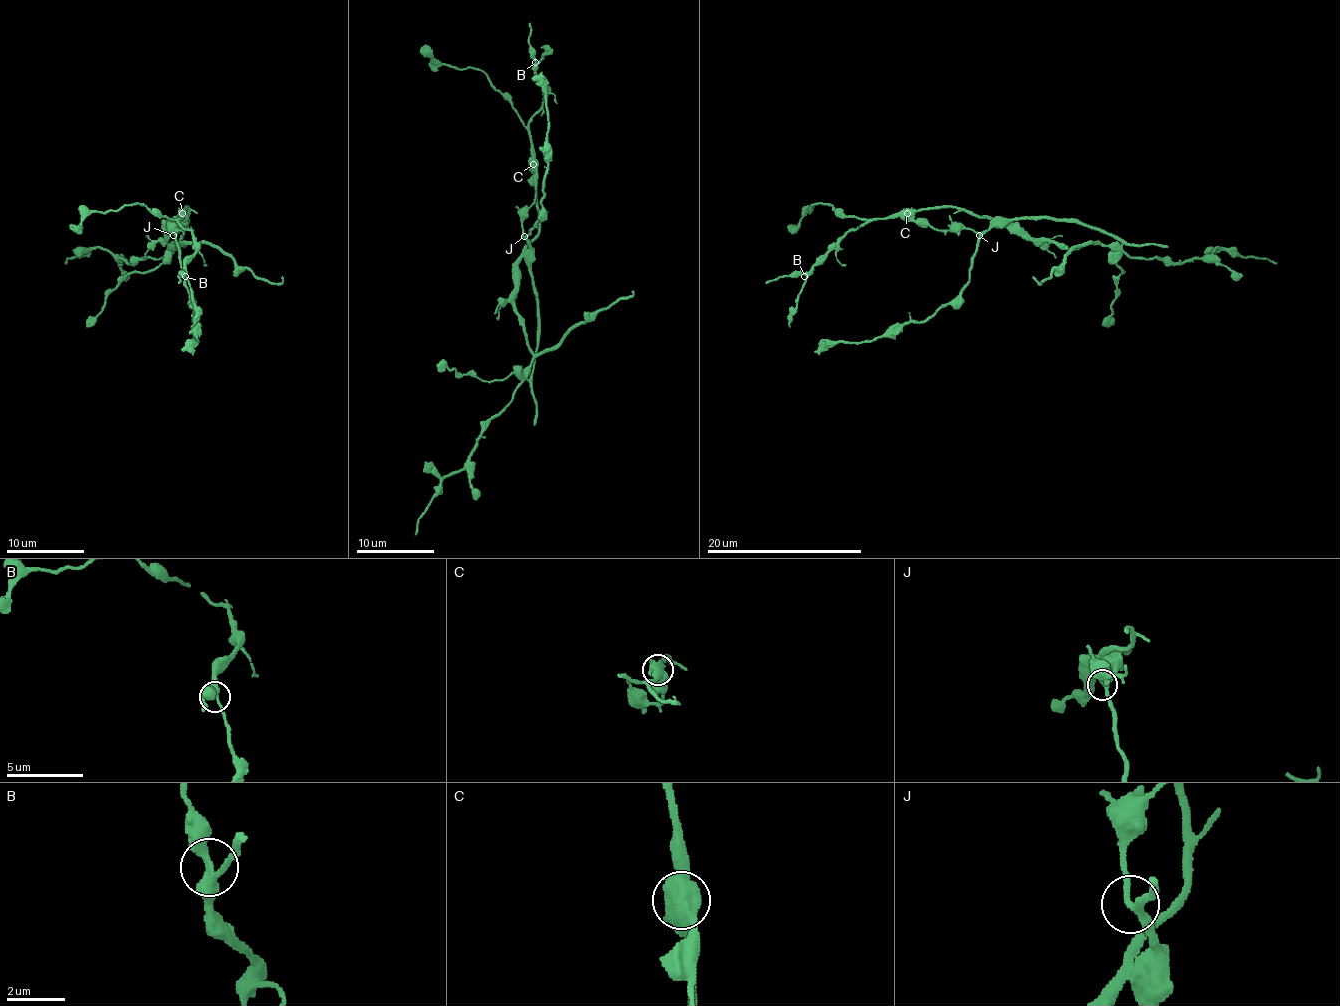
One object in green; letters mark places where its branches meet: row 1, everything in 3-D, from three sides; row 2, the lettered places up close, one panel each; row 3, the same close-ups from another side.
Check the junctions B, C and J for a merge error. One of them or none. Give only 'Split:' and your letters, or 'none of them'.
Split: C

